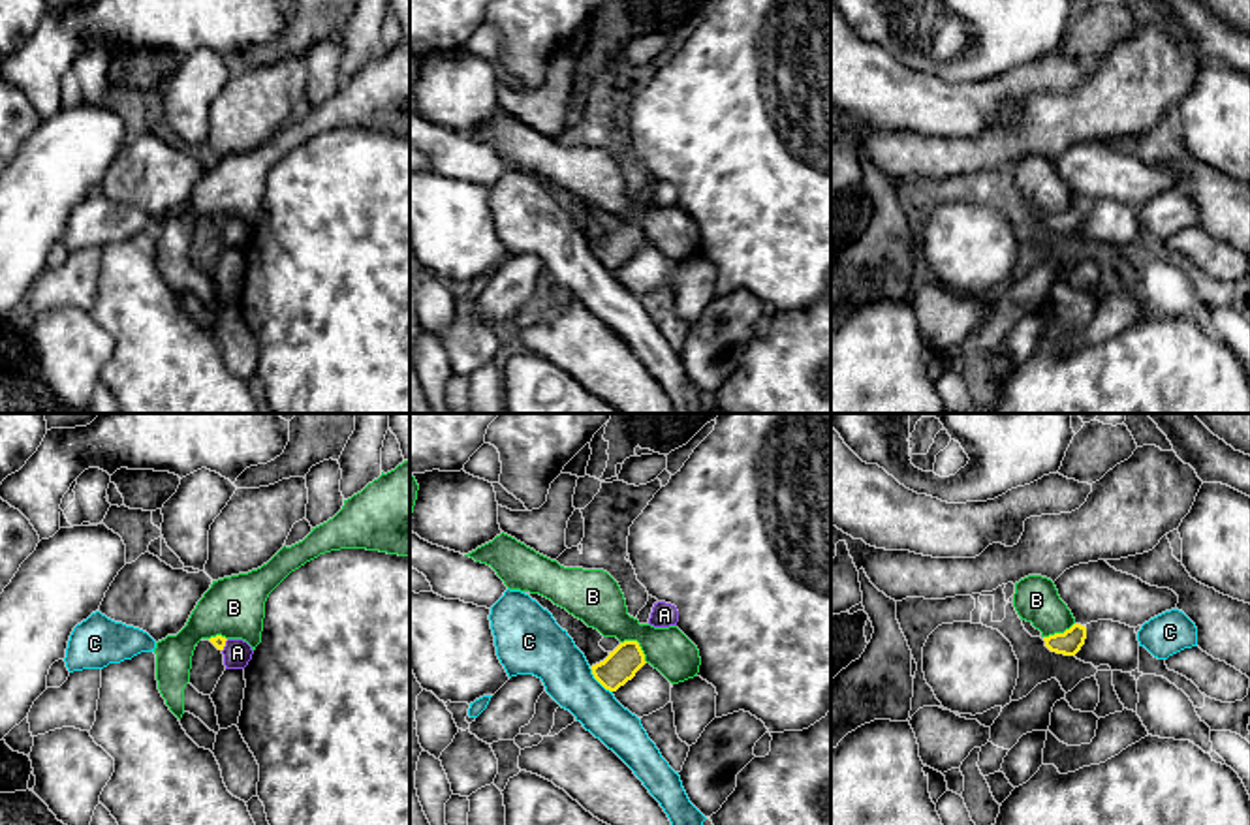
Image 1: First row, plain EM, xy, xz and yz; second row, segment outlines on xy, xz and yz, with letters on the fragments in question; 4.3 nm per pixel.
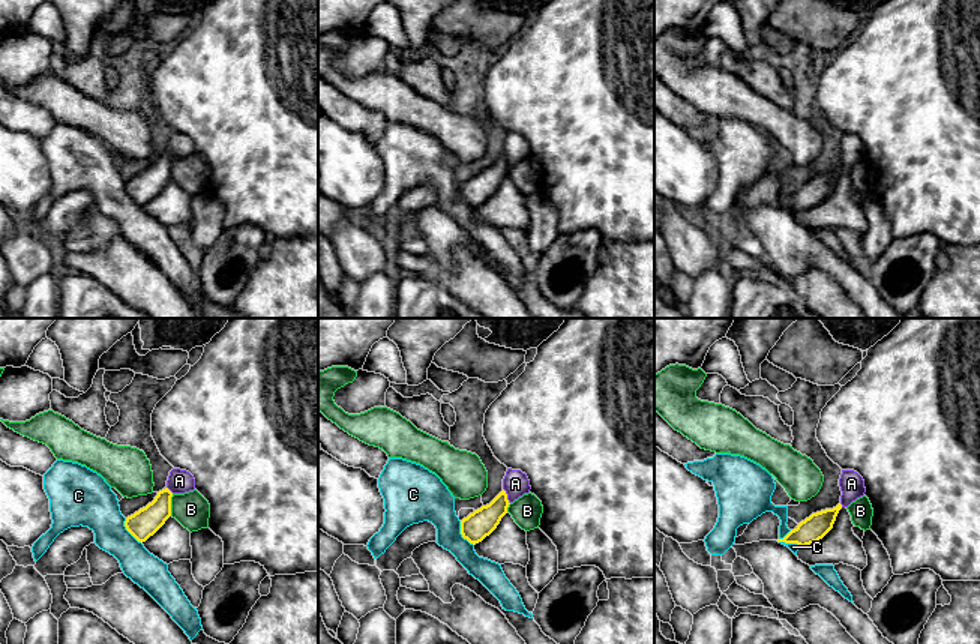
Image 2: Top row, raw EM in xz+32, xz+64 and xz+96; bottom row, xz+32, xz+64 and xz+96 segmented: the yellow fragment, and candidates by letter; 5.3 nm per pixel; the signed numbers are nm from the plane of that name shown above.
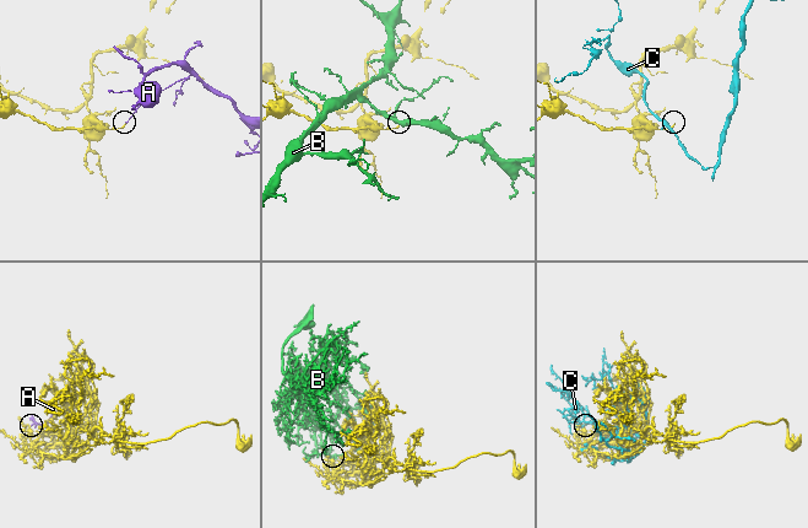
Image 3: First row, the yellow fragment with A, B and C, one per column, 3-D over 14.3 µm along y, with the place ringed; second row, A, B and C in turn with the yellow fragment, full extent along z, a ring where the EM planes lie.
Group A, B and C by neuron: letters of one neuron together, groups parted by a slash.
A / B / C

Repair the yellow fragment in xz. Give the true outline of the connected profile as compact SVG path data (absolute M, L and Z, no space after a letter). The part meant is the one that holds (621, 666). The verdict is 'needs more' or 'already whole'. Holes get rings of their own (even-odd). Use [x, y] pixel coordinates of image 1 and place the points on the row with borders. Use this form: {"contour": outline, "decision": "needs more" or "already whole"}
{"contour": "M637 641L620 643L609 656L592 665L594 678L609 692L617 692L645 665L645 654Z", "decision": "already whole"}

